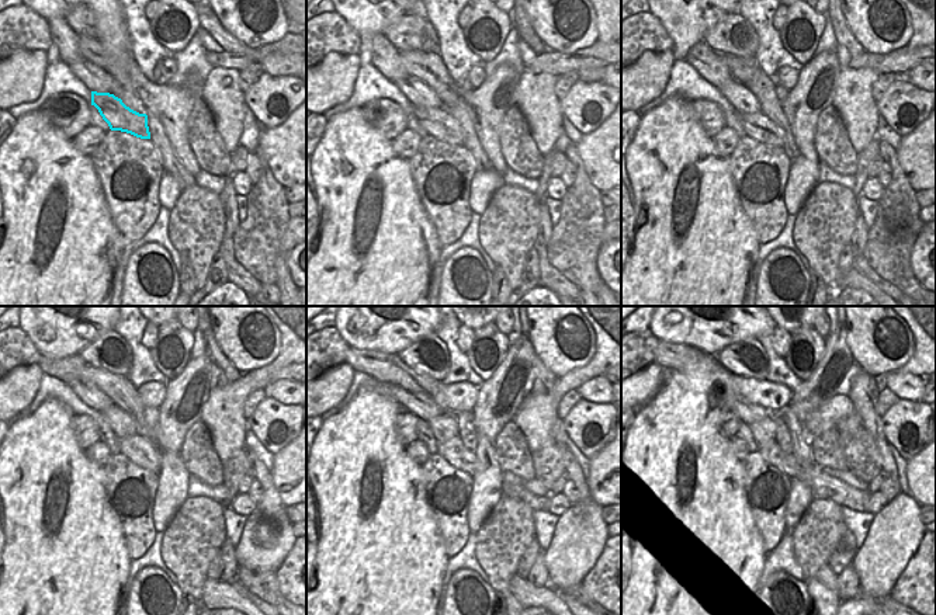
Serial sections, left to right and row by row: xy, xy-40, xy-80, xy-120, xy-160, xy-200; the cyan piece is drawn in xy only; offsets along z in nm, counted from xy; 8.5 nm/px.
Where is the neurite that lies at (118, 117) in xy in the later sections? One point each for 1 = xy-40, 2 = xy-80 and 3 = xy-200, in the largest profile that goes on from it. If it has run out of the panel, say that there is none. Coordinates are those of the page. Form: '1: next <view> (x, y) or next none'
1: next xy-40 (439, 122)
2: next xy-80 (758, 127)
3: next xy-200 (772, 452)

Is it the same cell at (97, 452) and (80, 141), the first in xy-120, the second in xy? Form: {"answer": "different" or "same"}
{"answer": "same"}

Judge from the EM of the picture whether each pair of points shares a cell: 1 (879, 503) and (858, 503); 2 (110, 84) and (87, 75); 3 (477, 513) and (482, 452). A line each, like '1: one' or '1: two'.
1: two
2: one
3: one

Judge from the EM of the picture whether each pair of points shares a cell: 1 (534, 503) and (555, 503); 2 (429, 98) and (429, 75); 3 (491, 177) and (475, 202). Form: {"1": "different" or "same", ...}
{"1": "different", "2": "different", "3": "same"}

